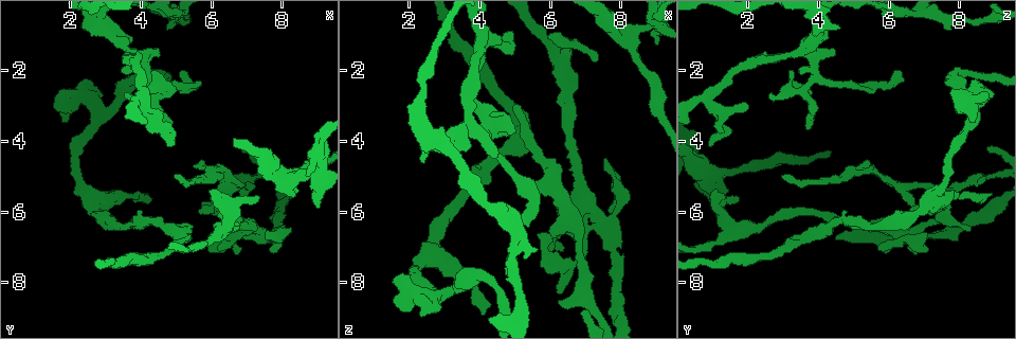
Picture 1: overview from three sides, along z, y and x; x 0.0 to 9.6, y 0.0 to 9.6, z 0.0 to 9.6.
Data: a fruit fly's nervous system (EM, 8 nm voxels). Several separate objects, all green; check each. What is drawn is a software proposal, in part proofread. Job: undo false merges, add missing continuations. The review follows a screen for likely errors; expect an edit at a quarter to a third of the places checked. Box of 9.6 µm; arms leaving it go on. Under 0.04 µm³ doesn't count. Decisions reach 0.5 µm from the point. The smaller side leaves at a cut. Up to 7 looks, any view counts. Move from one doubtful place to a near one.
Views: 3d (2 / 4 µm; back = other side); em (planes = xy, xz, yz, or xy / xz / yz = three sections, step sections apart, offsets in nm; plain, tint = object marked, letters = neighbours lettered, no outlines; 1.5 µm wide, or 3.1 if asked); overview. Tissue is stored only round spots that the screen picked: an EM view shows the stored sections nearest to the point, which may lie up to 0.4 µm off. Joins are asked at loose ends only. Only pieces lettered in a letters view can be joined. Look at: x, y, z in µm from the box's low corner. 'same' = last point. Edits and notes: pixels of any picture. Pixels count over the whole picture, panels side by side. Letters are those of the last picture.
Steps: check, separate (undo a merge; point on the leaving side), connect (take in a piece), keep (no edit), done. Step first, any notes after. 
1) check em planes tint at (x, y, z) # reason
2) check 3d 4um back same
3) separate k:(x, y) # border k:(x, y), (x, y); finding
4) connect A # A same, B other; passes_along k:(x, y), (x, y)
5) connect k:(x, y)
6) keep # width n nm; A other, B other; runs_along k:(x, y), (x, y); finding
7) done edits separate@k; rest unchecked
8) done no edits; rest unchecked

check 3d 2um at (8.95, 5.85, 1.20) # branch stops here

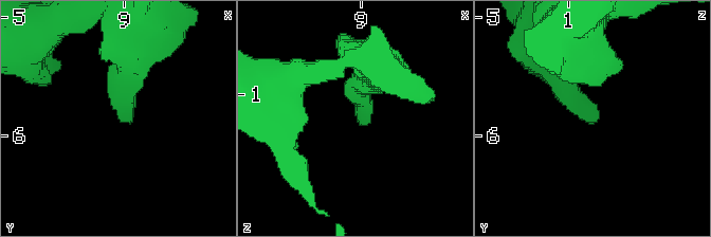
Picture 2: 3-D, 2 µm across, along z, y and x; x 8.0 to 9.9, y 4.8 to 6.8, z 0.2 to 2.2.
check em planes letters at (8.98, 5.84, 1.26)

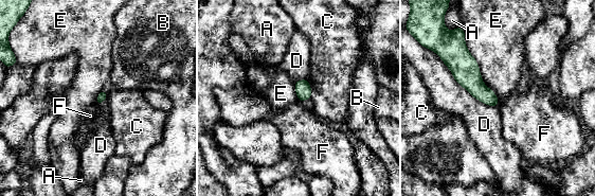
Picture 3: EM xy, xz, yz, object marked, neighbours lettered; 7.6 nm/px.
keep # A other, B other, C other, D other, E other, F other; border 3:(464, 37), (482, 81), (500, 103); no lettered piece goes on from it

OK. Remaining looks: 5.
check em planes letters at (6.75, 7.15, 6.75) # free end

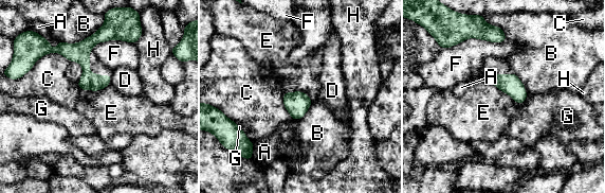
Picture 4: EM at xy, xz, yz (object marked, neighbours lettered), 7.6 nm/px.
keep # longest_contact B 360 nm; A other, B other, C other, D other, E other, F other, G other, H other; runs_along 4:(58, 49), (107, 82); no lettered piece goes on from it

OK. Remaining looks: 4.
check em planes letters at (3.50, 2.70, 2.65) # branch stops here

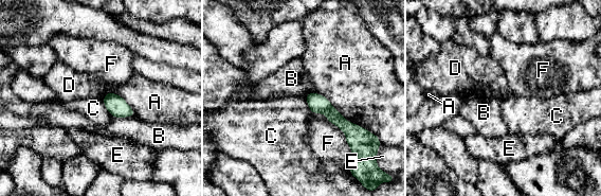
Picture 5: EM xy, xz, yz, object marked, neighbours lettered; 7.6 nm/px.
keep # A other, B other, C other, D other, E other, F other; border 5:(103, 99), (105, 108), (112, 116); none of them fits

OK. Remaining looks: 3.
done no edits; rest unchecked

